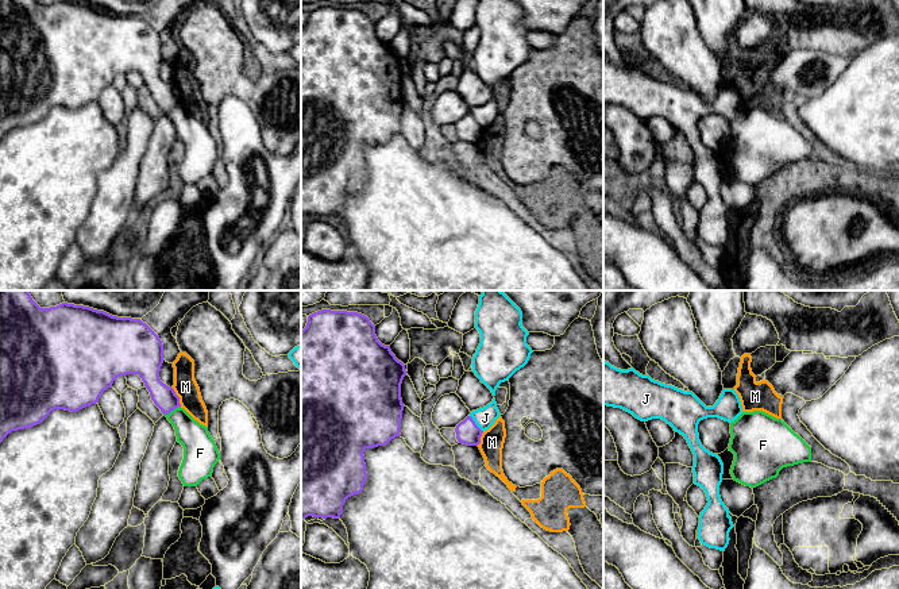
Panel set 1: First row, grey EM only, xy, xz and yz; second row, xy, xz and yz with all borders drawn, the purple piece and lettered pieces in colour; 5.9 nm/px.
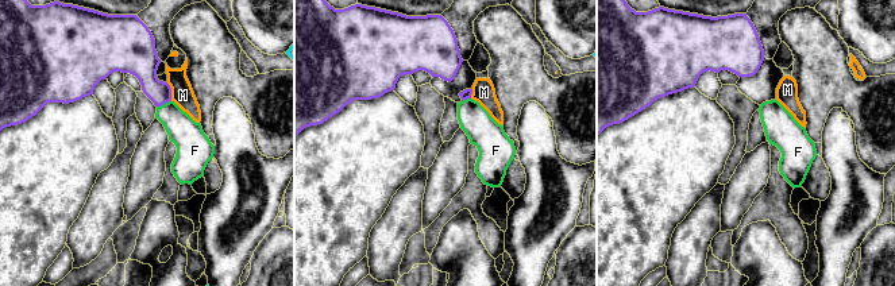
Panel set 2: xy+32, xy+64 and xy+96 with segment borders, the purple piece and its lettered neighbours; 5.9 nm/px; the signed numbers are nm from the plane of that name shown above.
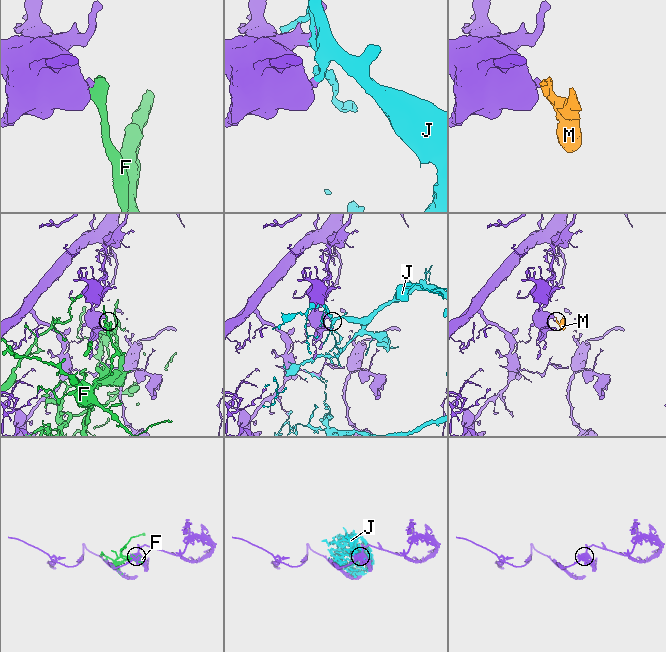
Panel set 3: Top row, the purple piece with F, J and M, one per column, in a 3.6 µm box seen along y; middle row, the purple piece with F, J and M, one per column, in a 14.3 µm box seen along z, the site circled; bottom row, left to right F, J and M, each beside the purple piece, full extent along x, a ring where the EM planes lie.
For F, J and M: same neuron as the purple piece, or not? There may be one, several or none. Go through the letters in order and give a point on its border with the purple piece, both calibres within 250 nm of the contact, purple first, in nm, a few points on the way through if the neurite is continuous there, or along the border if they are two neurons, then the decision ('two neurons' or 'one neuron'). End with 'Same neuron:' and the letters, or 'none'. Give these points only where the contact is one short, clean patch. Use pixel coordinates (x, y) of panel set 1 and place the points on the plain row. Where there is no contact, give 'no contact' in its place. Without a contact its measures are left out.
F: xy (172, 107) | 140/180 nm | two neurons
J: xz (474, 120) | 140/120 nm | two neurons
M: xy (178, 95) | 140/140 nm | along xy (172, 85), (181, 103) | two neurons
Same neuron: none

